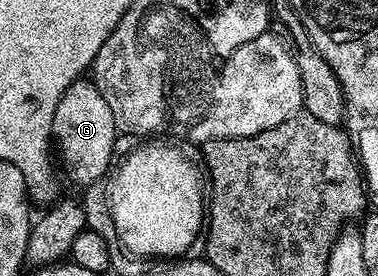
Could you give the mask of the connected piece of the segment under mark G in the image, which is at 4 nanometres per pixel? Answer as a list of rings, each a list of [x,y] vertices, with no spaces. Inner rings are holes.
[[[81,79],[63,93],[58,107],[55,108],[52,135],[72,182],[90,185],[103,177],[110,165],[118,134],[110,107],[93,82]]]

